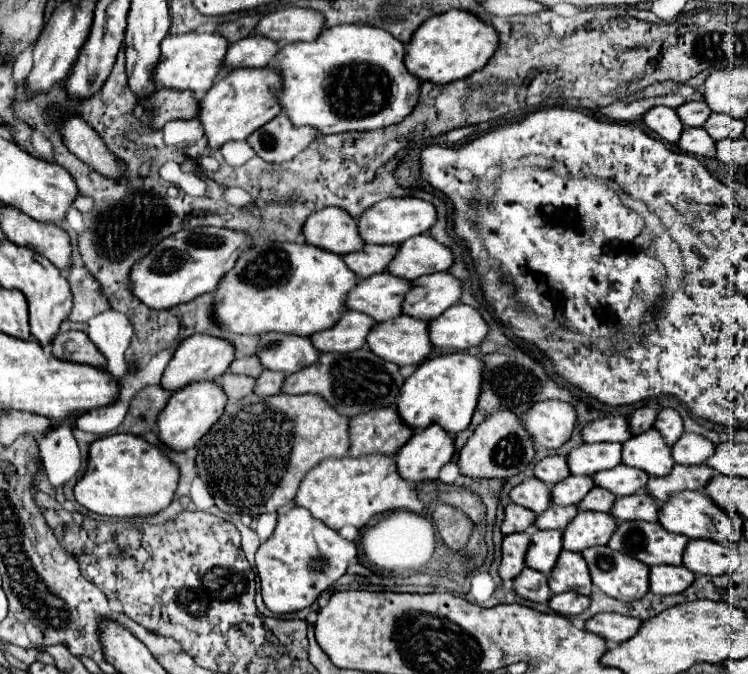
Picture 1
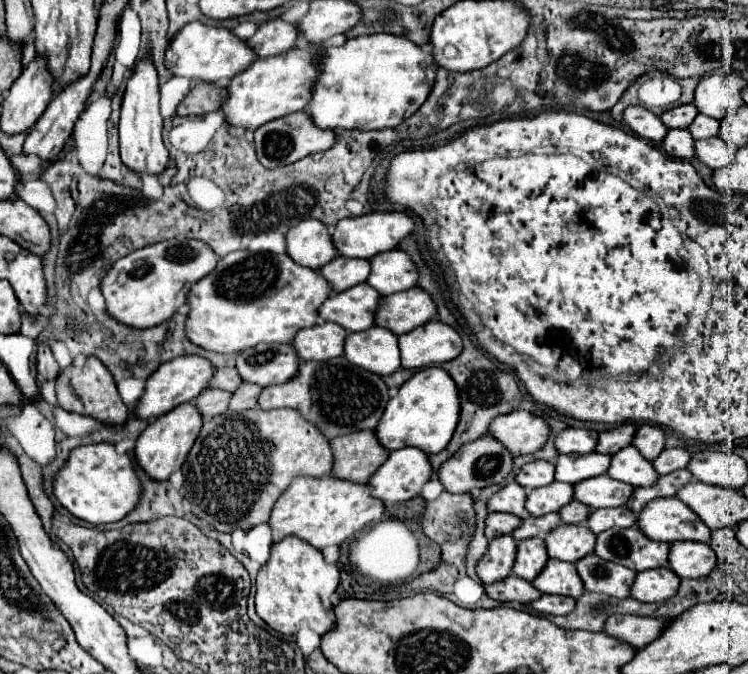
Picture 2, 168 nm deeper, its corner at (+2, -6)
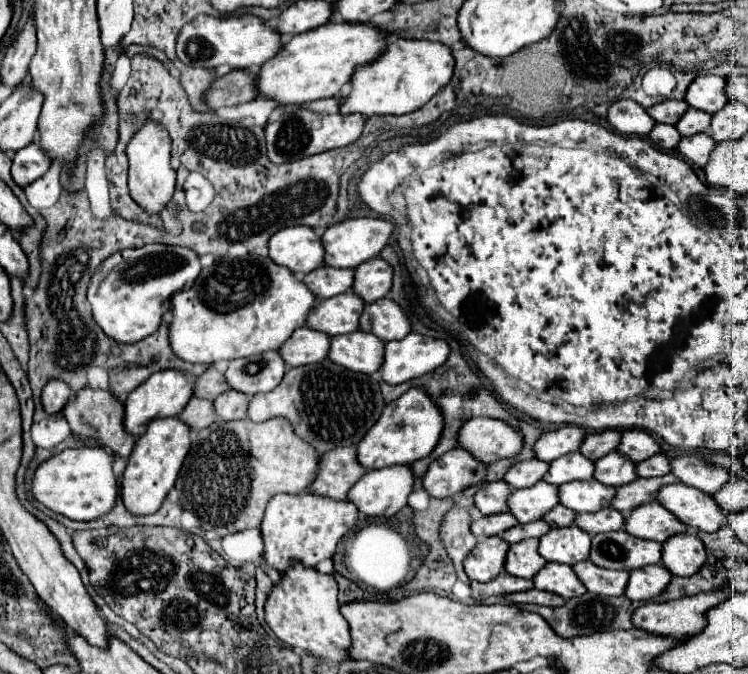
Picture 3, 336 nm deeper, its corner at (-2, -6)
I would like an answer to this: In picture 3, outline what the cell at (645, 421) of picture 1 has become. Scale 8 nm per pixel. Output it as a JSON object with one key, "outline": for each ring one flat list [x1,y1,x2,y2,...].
{"outline":[[604,430,604,432,592,432,586,434,582,440,582,448,580,452,590,458,592,462,596,462,598,458,606,456,608,452,612,452,620,442,620,432,618,430]]}

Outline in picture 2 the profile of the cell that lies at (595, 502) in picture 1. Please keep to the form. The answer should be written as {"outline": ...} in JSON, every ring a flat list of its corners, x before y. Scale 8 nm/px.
{"outline":[[570,502,560,510,560,518,564,524,584,524,590,516,590,506,582,506,582,502]]}

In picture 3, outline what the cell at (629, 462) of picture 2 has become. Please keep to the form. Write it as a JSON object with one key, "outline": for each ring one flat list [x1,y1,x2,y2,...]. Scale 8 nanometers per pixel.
{"outline":[[610,452,594,462,594,480,614,488,634,482,638,478,634,472,634,466,636,464,628,462,628,458,622,458,622,454]]}

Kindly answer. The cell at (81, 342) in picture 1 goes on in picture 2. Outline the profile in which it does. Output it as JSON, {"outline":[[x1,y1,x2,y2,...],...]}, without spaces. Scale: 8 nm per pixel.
{"outline":[[88,358,84,366,72,364,72,366,64,368,56,378,56,394,58,394,58,402,64,410,88,414,100,422,110,422,110,424,126,422,128,408,116,390,116,382,114,382,112,374,106,370,106,366,96,358]]}

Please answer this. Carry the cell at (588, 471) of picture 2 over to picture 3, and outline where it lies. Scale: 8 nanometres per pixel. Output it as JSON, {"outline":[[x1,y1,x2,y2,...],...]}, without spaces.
{"outline":[[570,452,570,454,564,454,562,458,556,458,554,462,550,462,550,468,542,480,546,480,548,484,554,484,554,486,560,486,560,484,566,484,572,480,590,480,592,474,594,474,594,464,588,458,584,458,582,454]]}

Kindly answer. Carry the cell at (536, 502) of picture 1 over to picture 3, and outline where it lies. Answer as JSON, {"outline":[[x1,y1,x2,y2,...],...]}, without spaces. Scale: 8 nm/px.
{"outline":[[486,482,484,486,480,486,474,494,474,504,476,508,484,514,500,514,500,512,508,512,508,504,506,498,510,496,514,488,510,488,506,482]]}

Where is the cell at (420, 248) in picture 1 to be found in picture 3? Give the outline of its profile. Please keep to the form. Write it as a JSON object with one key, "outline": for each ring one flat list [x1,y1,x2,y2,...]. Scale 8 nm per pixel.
{"outline":[[372,258,354,270,352,290,366,304,388,296,392,284,392,268,382,258]]}

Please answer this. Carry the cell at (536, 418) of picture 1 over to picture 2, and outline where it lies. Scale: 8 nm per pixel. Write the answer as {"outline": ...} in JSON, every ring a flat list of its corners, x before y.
{"outline":[[514,410,496,418,488,434,494,434,512,454,534,454,544,448,550,436,550,426,542,416,526,410]]}

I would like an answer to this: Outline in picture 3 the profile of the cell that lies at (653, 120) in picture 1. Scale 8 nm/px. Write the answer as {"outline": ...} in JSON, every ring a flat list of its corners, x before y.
{"outline":[[616,100,608,108,608,124,618,134,648,136,654,126,654,120,634,100]]}

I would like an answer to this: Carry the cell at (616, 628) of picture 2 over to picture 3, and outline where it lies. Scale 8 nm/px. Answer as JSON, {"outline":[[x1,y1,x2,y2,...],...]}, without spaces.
{"outline":[[724,584,724,586,708,590,708,592,678,598,674,602,648,602,648,604,640,606,638,610,634,610,634,614,632,614,634,628,642,628,646,632,660,634,660,636,672,636,672,638,678,638,678,640,688,636,688,634,698,634,706,626,706,612,712,606,716,606,718,602,722,602,726,596,730,596,728,592,732,592,732,586]]}

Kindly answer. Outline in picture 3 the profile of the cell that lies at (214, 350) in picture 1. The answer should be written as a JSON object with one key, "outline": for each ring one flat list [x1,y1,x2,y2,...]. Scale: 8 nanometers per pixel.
{"outline":[[160,370,158,374,150,376,142,386,138,386,124,402,124,430,132,436,142,436,146,426,158,418,178,416,188,400,192,398,194,382,188,380,180,370]]}

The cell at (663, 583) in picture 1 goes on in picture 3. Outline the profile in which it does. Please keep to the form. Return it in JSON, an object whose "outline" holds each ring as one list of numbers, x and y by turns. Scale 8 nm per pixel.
{"outline":[[660,564,644,566,642,570,630,572,630,580,624,594,630,600,650,600,658,596,668,586,670,580,672,580,672,574,664,566]]}

